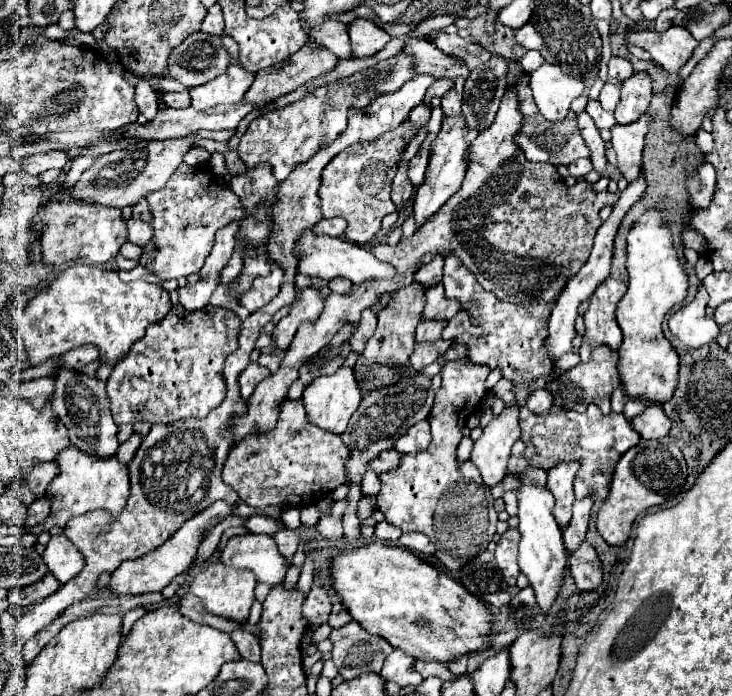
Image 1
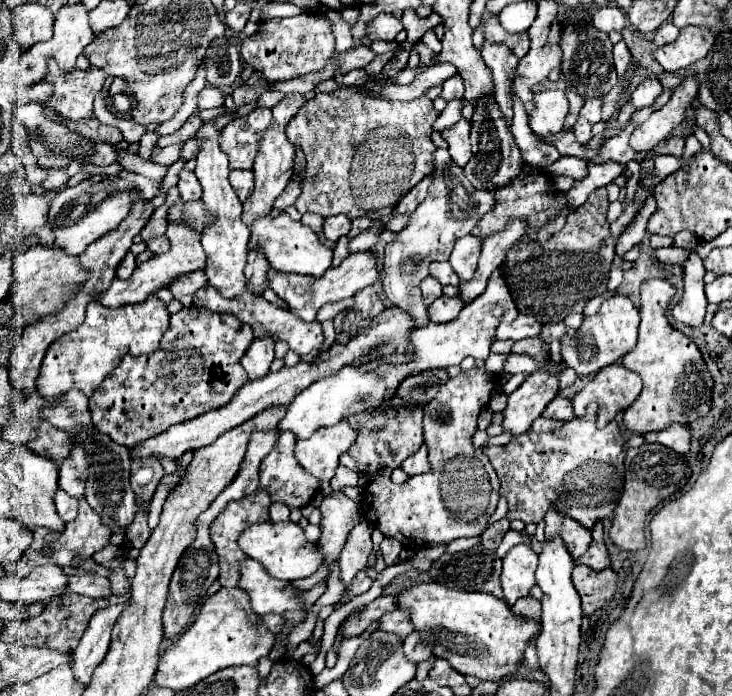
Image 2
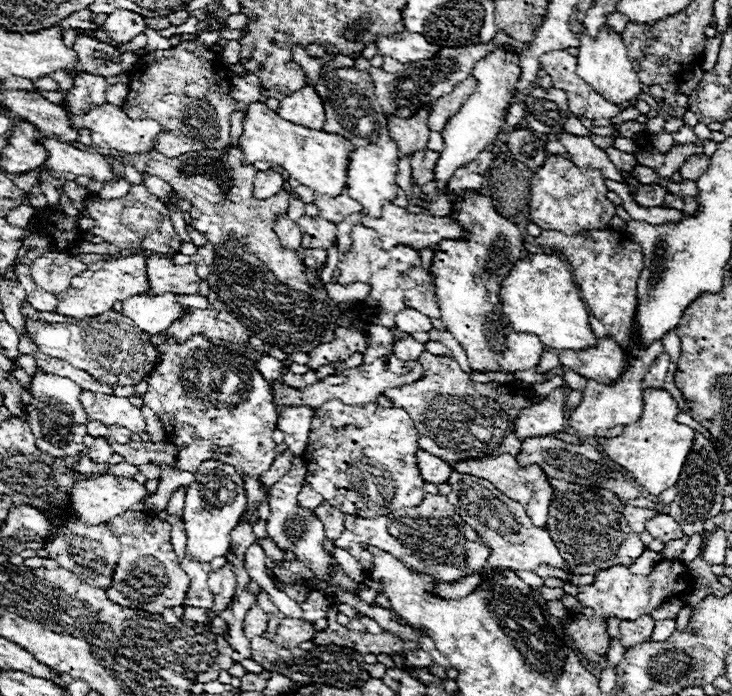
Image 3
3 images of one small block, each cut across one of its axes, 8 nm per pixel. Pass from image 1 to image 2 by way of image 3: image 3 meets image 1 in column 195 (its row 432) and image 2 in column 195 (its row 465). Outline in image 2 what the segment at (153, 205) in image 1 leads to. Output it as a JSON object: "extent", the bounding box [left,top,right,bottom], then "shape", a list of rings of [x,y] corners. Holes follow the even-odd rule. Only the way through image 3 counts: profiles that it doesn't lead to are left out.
{"extent":[96,168,206,308],"shape":[[[182,168],[180,174],[178,174],[178,182],[176,182],[176,188],[180,190],[180,200],[182,202],[188,202],[200,199],[202,196],[202,188],[194,172]],[[180,222],[180,224],[168,224],[168,230],[166,230],[166,238],[170,240],[170,250],[166,254],[154,254],[148,262],[140,264],[132,278],[130,280],[118,280],[114,278],[112,286],[100,294],[96,300],[104,306],[110,306],[110,308],[116,308],[116,306],[124,306],[124,304],[140,304],[144,302],[150,294],[156,294],[158,290],[162,288],[170,288],[170,284],[180,278],[180,276],[186,276],[190,272],[196,272],[196,270],[204,270],[204,264],[206,264],[206,256],[204,256],[204,250],[200,248],[201,235],[196,232],[188,222]]]}

